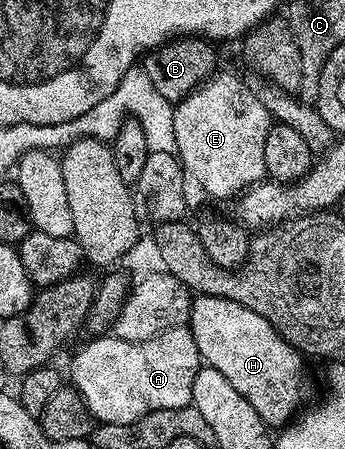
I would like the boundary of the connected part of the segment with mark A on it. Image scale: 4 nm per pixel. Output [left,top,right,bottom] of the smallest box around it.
[71,327,201,424]

